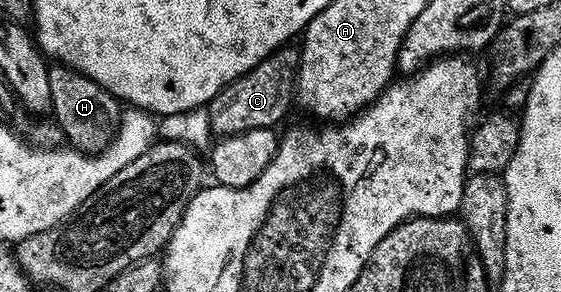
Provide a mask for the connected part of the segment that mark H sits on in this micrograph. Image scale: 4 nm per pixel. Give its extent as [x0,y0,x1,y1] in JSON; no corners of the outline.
[49,66,121,154]

